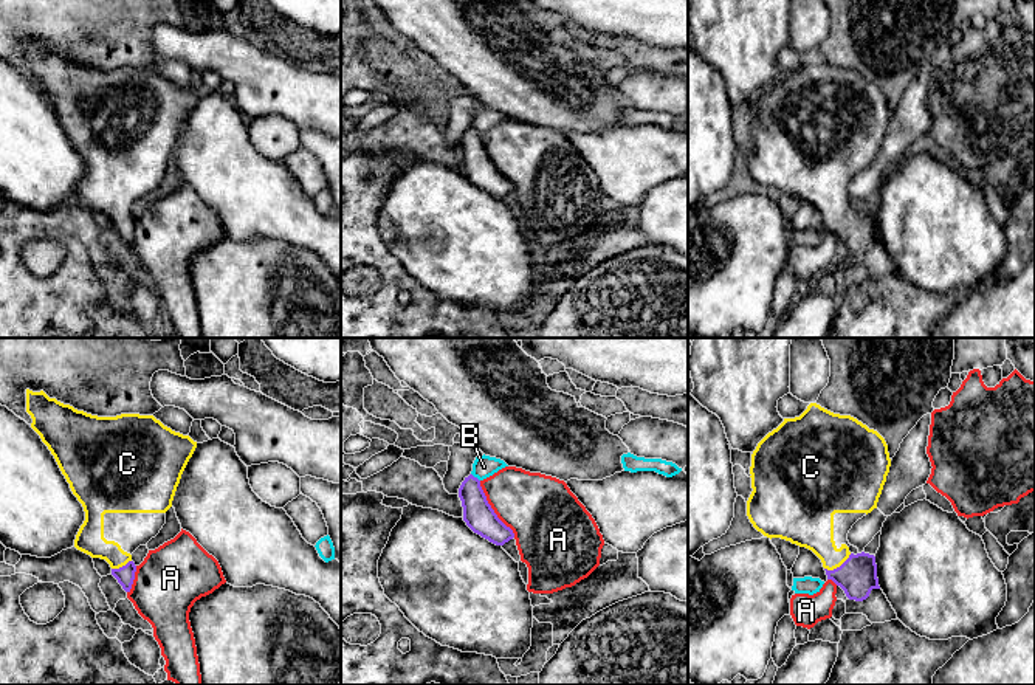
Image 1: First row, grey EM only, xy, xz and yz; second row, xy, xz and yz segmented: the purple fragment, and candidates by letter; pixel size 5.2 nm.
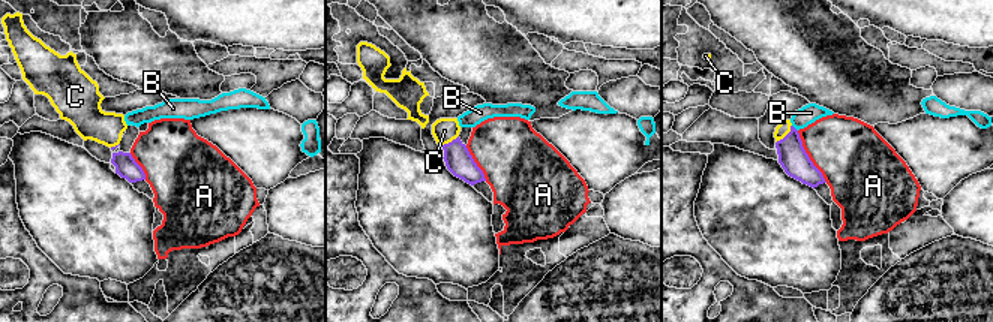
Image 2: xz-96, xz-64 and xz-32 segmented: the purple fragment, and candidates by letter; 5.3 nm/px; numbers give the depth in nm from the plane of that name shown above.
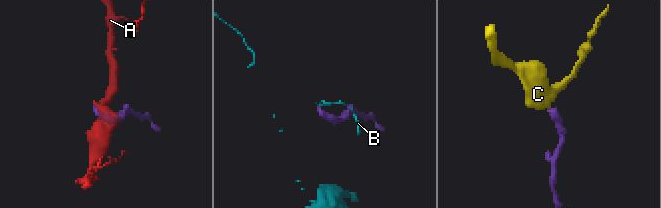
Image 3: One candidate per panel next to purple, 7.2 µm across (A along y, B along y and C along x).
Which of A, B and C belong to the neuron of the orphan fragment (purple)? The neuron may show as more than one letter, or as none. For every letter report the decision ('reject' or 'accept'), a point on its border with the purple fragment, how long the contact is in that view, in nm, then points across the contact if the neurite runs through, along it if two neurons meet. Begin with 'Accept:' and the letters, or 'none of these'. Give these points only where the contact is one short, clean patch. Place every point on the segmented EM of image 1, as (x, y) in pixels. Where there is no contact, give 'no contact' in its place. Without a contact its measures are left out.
Accept: C
A: reject; contact xz (491, 509); length 340 nm
B: reject; contact xz (476, 478); length 60 nm; border xz (471, 473), (479, 481)
C: accept; contact yz (837, 567); length 170 nm; way yz (857, 575), (837, 567), (812, 527)

